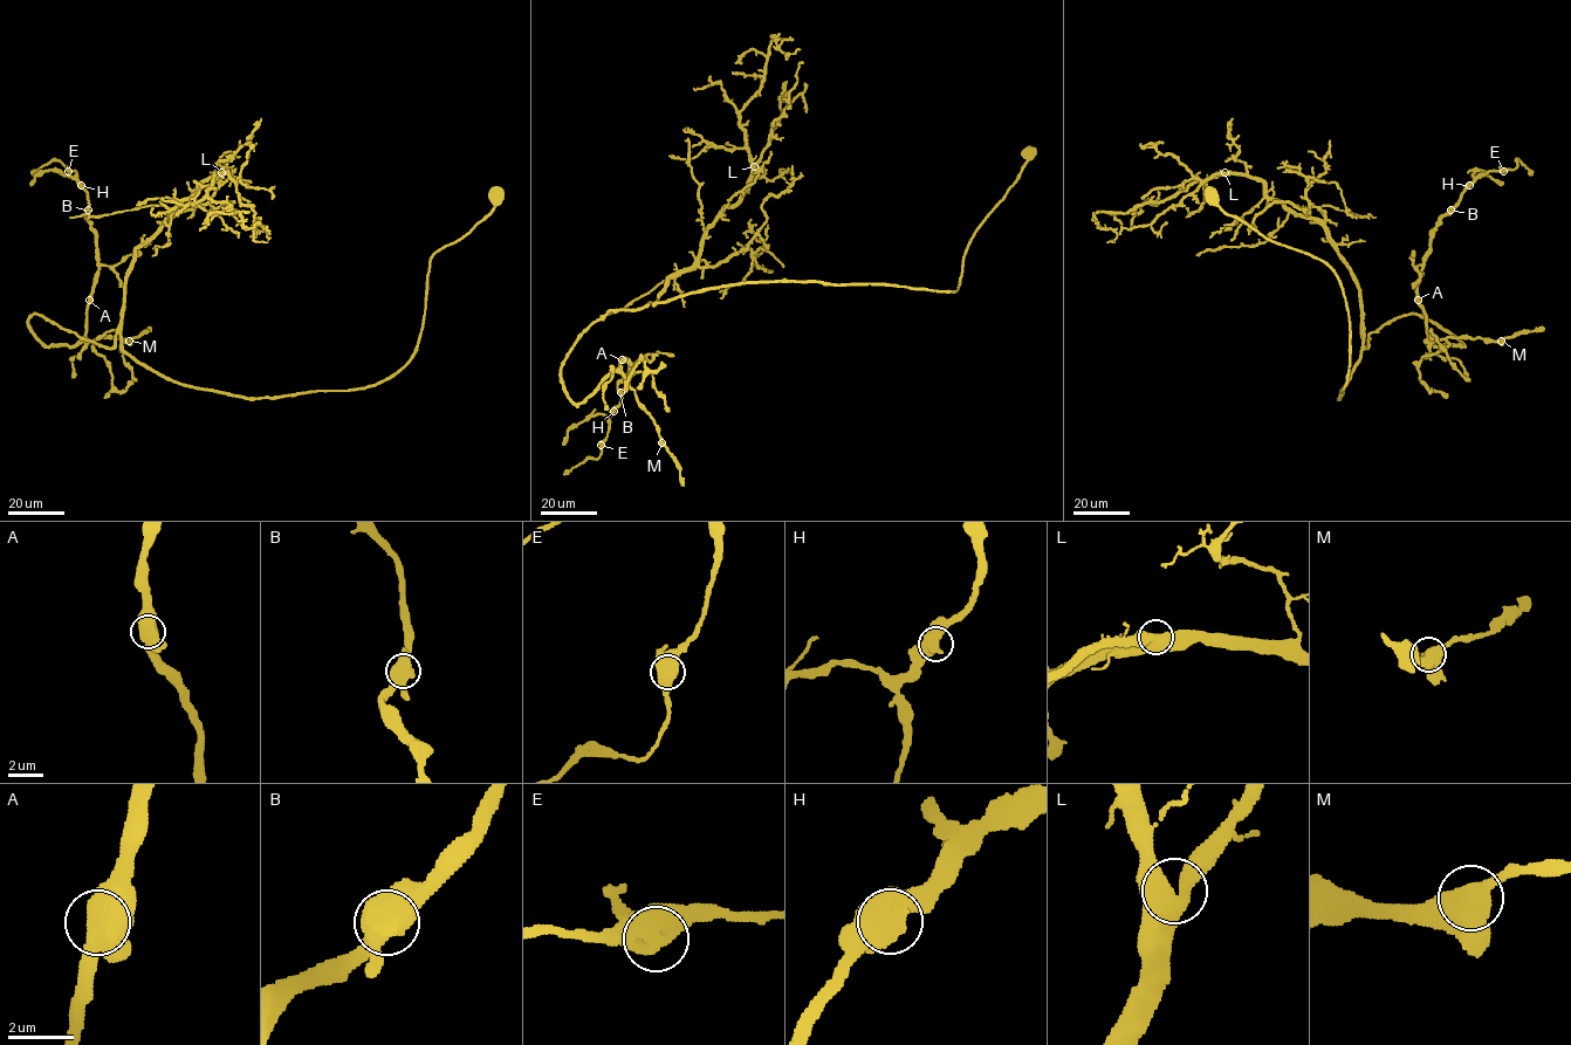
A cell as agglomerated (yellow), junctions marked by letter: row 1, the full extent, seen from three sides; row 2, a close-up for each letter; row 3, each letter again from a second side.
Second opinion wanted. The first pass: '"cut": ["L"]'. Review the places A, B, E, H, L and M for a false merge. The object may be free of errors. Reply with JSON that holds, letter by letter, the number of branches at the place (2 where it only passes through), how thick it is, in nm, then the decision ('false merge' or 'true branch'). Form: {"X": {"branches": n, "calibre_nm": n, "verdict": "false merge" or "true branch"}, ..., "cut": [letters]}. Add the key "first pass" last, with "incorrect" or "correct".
{"A": {"branches": 3, "calibre_nm": 550, "verdict": "true branch"}, "B": {"branches": 3, "calibre_nm": 700, "verdict": "true branch"}, "E": {"branches": 3, "calibre_nm": 600, "verdict": "true branch"}, "H": {"branches": 3, "calibre_nm": 600, "verdict": "true branch"}, "L": {"branches": 3, "calibre_nm": 480, "verdict": "true branch"}, "M": {"branches": 3, "calibre_nm": 550, "verdict": "true branch"}, "cut": [], "first pass": "incorrect"}

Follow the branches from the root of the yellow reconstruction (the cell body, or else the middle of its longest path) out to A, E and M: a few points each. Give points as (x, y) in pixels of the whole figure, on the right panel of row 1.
A: (1212, 196), (1335, 273), (1339, 398), (1363, 327), (1365, 348), (1417, 314), (1462, 345), (1431, 342), (1418, 300)
E: (1212, 196), (1335, 273), (1339, 398), (1363, 327), (1462, 345), (1431, 342), (1424, 258), (1503, 171)
M: (1212, 196), (1335, 273), (1339, 398), (1363, 327), (1365, 348), (1410, 314), (1462, 344), (1434, 345), (1501, 341)

